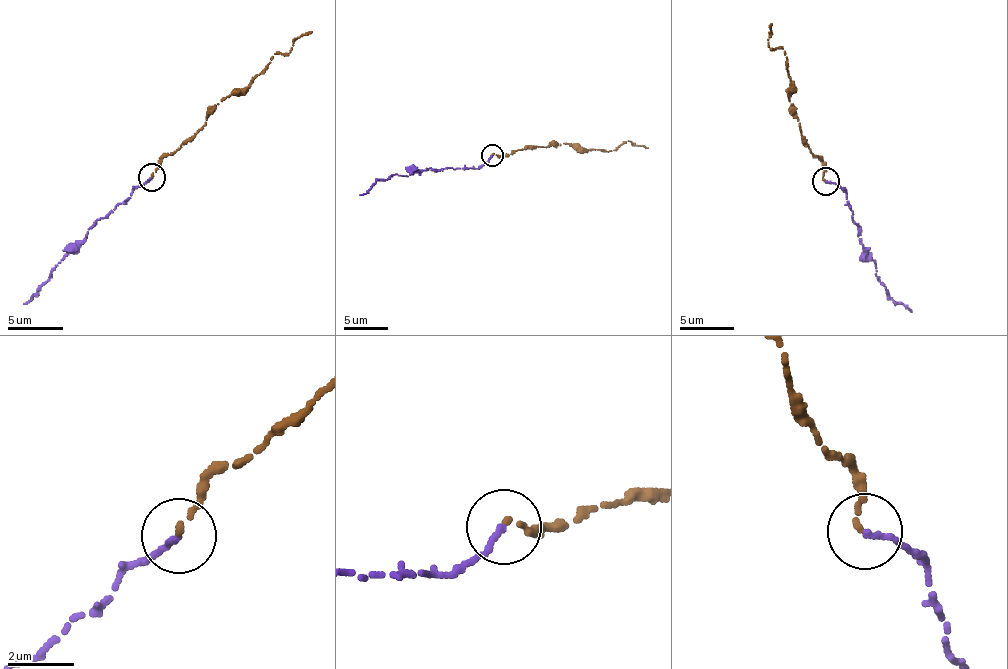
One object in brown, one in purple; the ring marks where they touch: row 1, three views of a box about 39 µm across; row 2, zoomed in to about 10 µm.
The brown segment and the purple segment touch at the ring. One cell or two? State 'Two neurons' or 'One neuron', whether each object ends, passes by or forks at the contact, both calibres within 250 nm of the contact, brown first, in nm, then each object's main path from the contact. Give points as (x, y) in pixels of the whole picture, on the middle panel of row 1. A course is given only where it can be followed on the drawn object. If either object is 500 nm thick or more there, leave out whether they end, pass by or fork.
One neuron. At the ring brown ends. At the ring purple ends. Thickness 150 nm (brown) against 190 nm. Course of brown: (491, 155), (503, 156), (527, 148), (557, 147), (564, 142), (586, 150), (607, 152), (629, 141), (647, 147). Course of purple: (491, 155), (475, 168), (429, 167), (408, 176), (395, 173), (359, 195)

